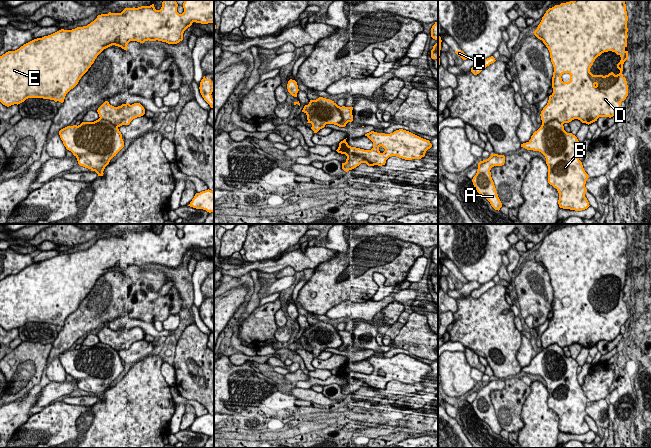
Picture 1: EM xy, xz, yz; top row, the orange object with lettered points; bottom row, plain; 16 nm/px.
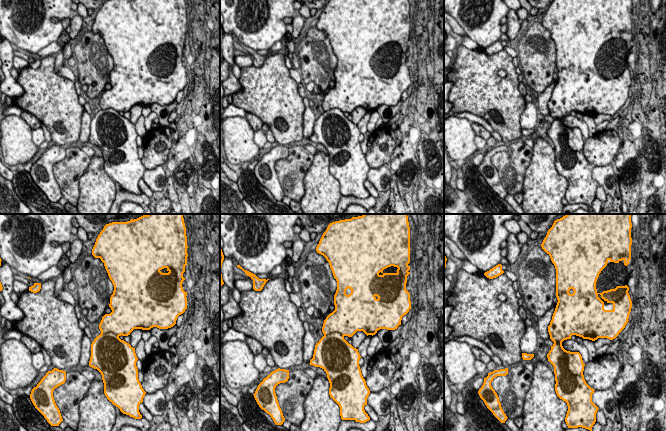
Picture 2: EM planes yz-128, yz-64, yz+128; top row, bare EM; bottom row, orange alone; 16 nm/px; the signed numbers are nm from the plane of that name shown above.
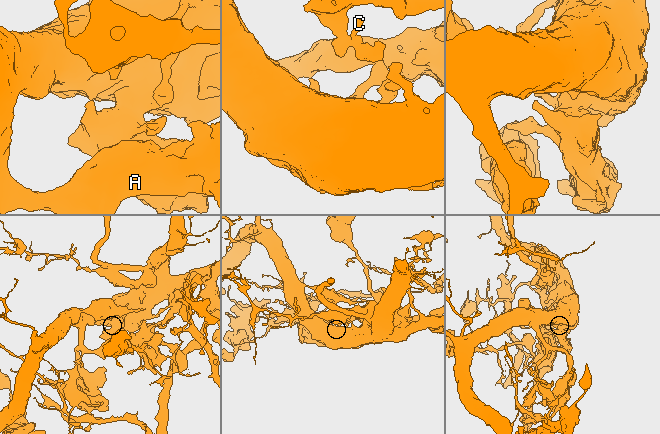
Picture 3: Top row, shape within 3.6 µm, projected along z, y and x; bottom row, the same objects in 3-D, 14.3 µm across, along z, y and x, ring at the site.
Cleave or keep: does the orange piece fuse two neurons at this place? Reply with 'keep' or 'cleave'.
keep

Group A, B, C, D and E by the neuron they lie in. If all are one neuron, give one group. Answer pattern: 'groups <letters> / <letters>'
groups A B C D E

